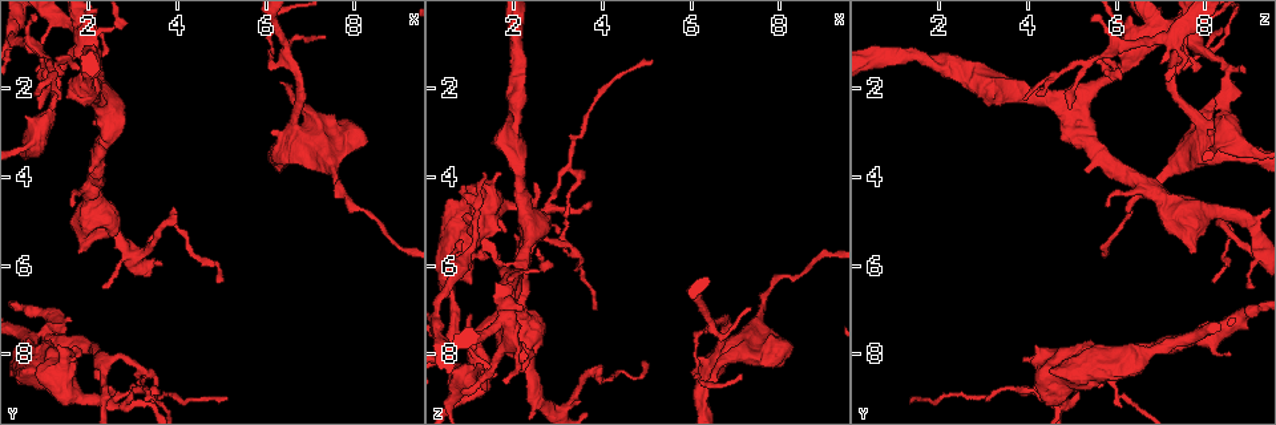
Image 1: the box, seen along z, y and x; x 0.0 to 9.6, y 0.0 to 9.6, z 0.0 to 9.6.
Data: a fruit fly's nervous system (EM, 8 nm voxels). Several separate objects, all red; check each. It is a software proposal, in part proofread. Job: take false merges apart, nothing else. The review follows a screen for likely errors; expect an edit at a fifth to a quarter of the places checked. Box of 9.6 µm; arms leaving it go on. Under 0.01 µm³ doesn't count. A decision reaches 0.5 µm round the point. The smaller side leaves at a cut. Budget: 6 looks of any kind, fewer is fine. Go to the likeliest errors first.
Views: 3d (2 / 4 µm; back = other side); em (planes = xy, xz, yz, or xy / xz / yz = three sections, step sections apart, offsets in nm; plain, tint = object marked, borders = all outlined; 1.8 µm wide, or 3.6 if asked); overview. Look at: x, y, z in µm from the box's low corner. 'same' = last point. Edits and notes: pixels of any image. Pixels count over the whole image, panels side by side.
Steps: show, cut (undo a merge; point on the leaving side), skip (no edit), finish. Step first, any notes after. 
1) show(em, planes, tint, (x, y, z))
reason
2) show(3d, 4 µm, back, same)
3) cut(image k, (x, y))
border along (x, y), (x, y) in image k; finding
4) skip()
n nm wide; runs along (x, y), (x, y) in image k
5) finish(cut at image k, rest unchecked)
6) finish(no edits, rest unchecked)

show(em, planes, tint, (2.35, 9.05, 4.75))
abrupt turn

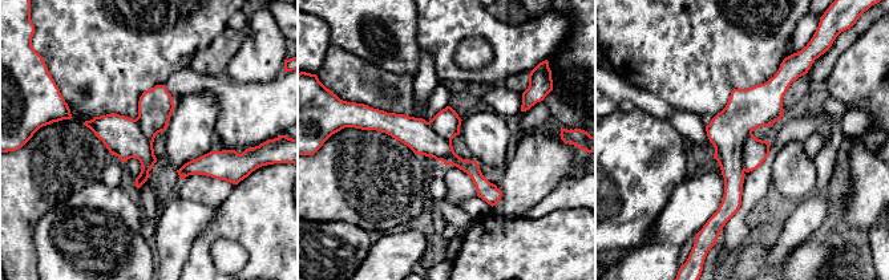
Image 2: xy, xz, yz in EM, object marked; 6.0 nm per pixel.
cut(image 2, (746, 110))
border along (751, 132), (742, 149), (743, 170) in image 2; two neurons meet here

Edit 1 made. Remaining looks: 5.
show(3d, 2 µm, (1.85, 0.60, 7.20))
sharp bend

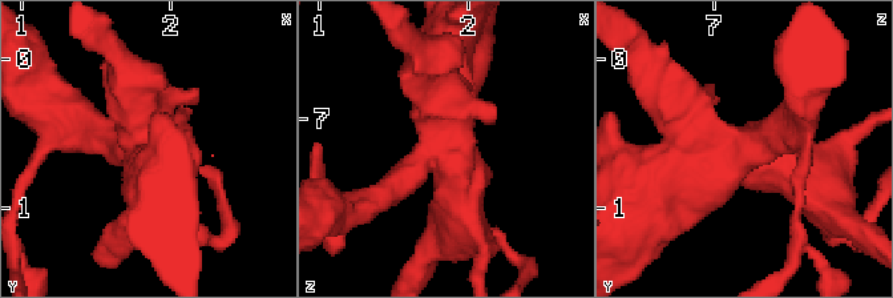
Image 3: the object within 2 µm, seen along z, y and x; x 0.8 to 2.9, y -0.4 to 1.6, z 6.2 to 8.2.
show(em, planes, plain, (1.84, 0.60, 7.22))

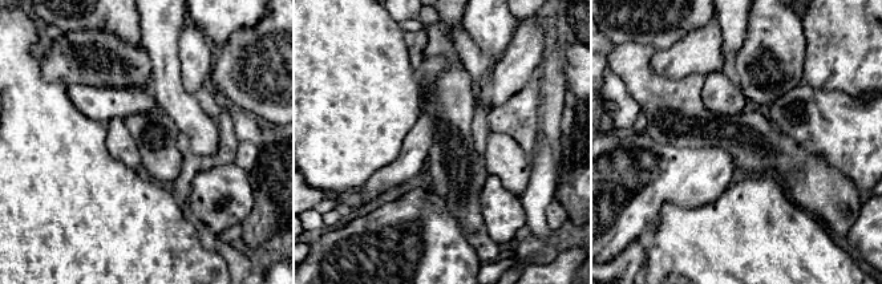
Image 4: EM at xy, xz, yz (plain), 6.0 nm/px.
show(em, planes, borders, same)
see the neighbours

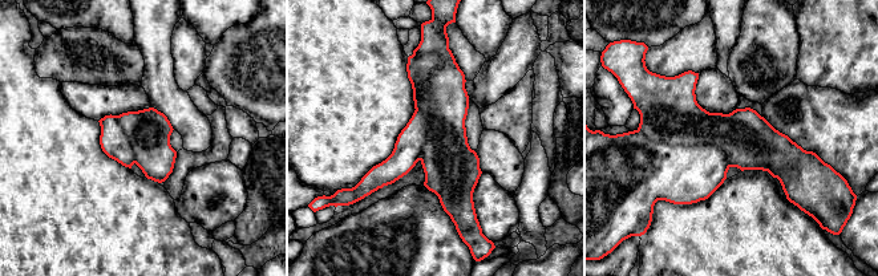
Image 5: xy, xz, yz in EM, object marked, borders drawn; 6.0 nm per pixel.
cut(image 5, (670, 113))
the part that leaves runs along (429, 59), (445, 101), (456, 215) in image 5; two neurons meet here

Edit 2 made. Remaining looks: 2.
show(overview)

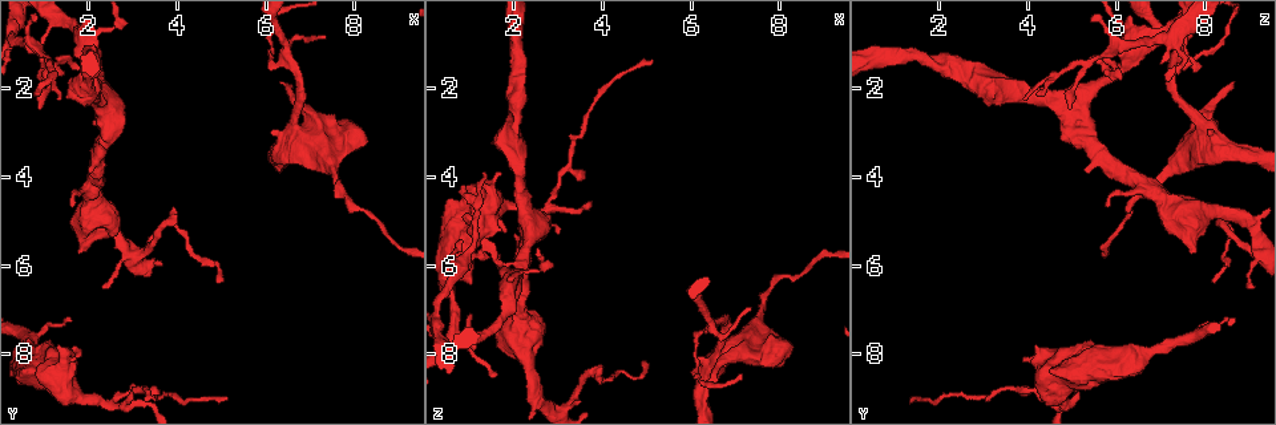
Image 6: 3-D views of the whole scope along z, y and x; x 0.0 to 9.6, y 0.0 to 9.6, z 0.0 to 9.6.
show(em, planes, tint, (1.30, 1.40, 5.55))
branch point

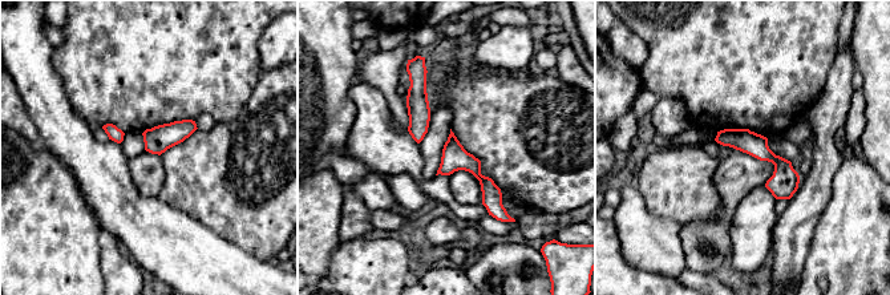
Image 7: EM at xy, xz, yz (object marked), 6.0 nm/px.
skip()
140 nm wide; runs along (720, 134), (772, 157), (787, 196) in image 7; all the same neuron

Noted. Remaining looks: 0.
finish(cut at image 2, cut at image 5, rest unchecked)

